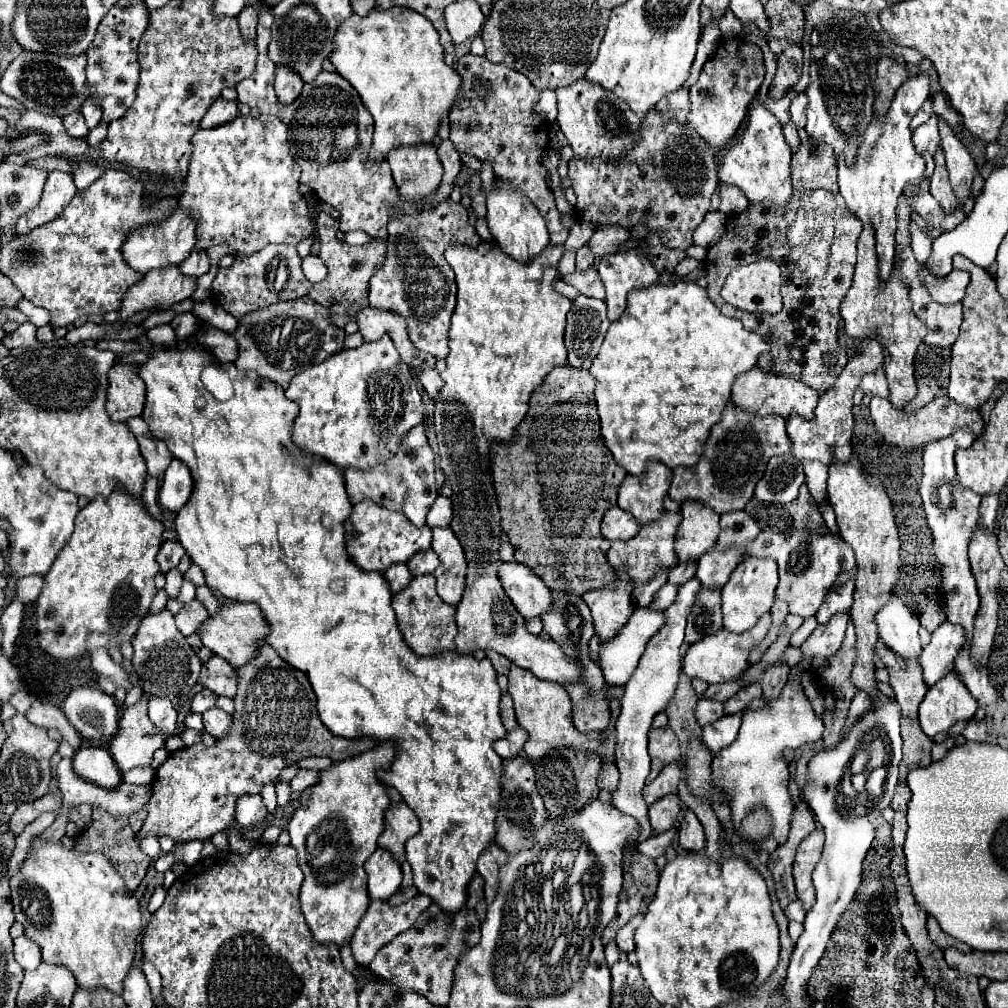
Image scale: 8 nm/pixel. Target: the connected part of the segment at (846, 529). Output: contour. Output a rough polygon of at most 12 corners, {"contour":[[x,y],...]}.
{"contour":[[861,461],[829,465],[827,499],[857,559],[857,689],[877,693],[875,613],[899,575],[891,499]]}

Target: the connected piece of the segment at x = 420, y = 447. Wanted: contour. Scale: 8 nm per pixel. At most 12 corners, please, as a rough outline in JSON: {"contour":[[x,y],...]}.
{"contour":[[425,427],[373,469],[347,469],[351,503],[397,509],[417,527],[439,495]]}

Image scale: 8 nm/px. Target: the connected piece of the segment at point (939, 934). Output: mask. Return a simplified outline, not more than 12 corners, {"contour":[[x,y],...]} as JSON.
{"contour":[[929,917],[931,941],[937,947],[955,947],[969,951],[965,943],[953,939],[939,927],[935,917]]}

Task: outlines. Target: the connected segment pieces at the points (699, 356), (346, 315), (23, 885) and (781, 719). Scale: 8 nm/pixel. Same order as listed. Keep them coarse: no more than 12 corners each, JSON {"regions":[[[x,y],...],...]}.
{"regions":[[[693,281],[633,289],[591,375],[615,461],[693,467],[769,349]],[[319,213],[315,231],[327,277],[309,297],[347,321],[369,305],[369,279],[385,241],[351,247],[339,221]],[[35,835],[9,899],[43,961],[121,995],[143,921],[103,853]],[[801,671],[745,709],[713,759],[737,827],[765,805],[787,841],[793,805],[783,749],[821,739]]]}

